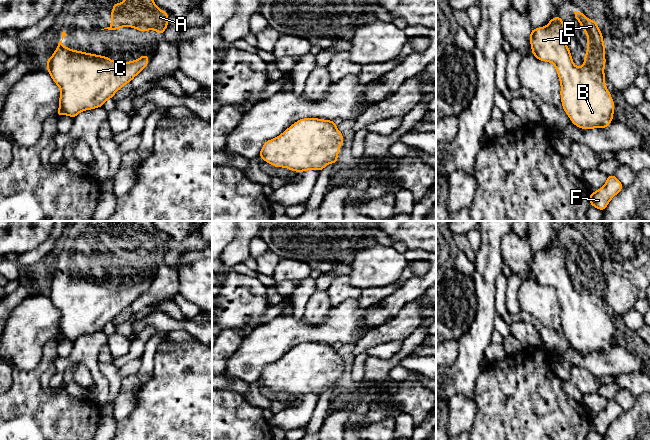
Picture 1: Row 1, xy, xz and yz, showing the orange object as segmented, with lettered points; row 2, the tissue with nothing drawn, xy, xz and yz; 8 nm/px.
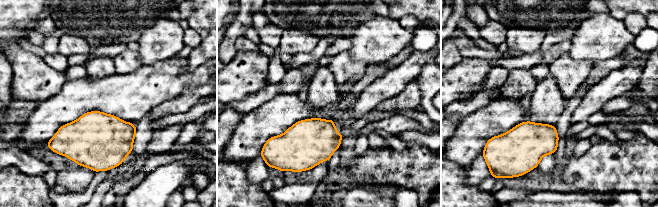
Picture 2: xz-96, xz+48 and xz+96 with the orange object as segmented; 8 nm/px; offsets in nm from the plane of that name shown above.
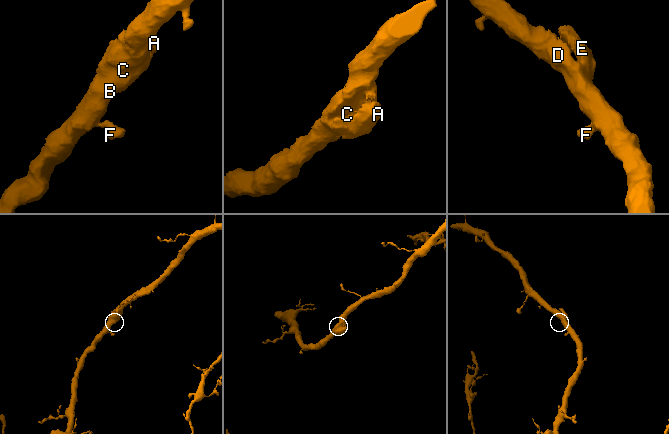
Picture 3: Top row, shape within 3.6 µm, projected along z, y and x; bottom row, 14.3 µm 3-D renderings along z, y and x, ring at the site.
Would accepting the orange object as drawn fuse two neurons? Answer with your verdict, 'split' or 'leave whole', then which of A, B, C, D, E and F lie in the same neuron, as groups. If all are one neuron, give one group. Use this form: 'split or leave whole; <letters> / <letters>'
leave whole; A B C D E F

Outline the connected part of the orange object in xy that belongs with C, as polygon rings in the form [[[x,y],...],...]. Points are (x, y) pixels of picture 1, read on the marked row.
[[[61,40],[46,62],[48,73],[61,90],[56,116],[68,115],[74,119],[81,111],[103,107],[105,101],[113,98],[119,89],[131,82],[148,62],[146,54],[130,62],[112,61],[109,57],[71,50]]]

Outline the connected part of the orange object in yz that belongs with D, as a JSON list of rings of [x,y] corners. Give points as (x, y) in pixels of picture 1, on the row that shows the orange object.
[[[576,12],[575,18],[587,35],[587,53],[584,55],[584,65],[576,67],[572,60],[570,50],[566,44],[567,29],[562,17],[552,17],[545,27],[531,29],[530,44],[532,54],[540,61],[554,64],[561,85],[561,102],[572,123],[582,129],[608,128],[613,121],[614,101],[605,84],[605,45],[603,35],[595,20],[589,20],[583,12]]]

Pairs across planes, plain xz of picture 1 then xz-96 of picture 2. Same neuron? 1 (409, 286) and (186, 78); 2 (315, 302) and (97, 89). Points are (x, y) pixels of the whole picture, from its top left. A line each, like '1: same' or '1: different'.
1: different
2: different

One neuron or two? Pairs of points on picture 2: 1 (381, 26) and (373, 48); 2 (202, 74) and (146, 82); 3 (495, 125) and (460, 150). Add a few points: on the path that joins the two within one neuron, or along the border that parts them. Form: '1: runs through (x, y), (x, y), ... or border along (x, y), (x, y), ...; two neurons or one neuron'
1: runs through (381, 31), (381, 36), (374, 43); one neuron
2: runs through (188, 79), (166, 79), (160, 81); one neuron
3: runs through (486, 125), (469, 141); one neuron

